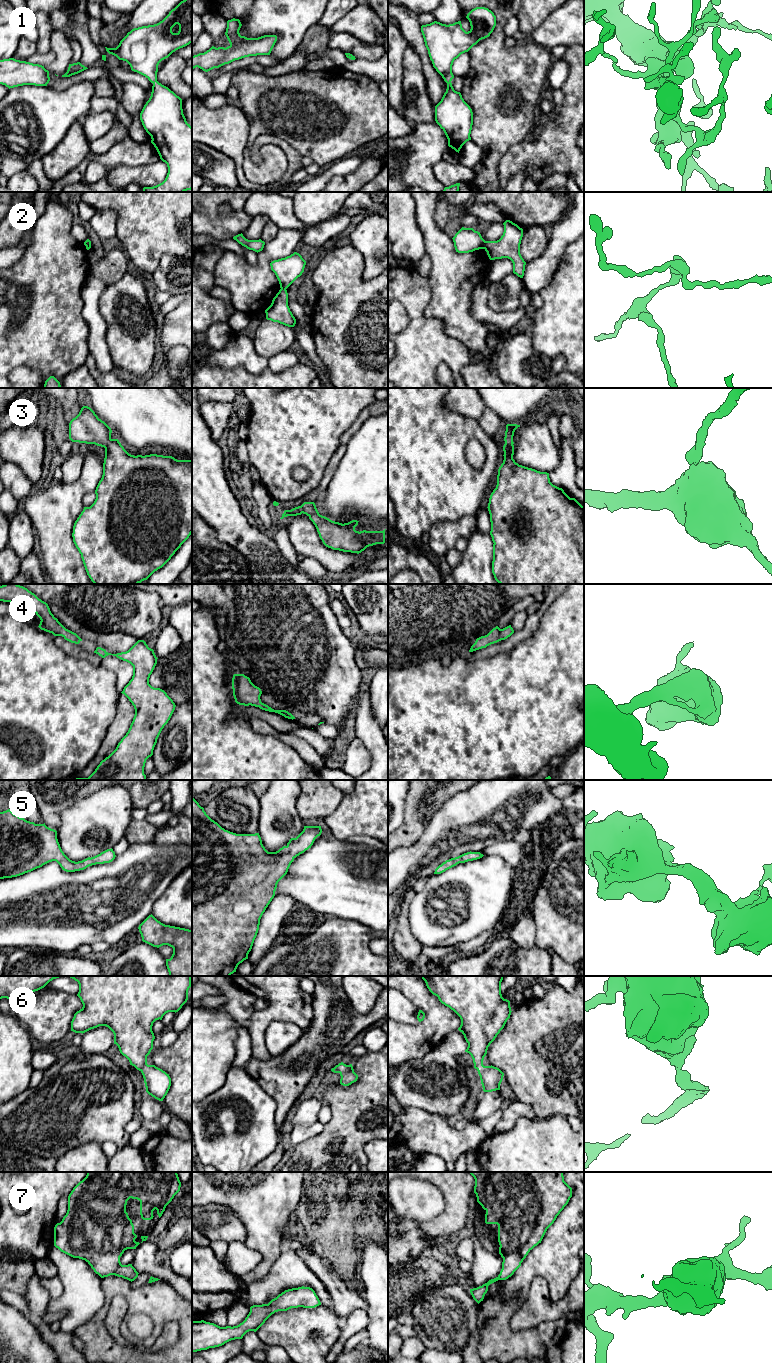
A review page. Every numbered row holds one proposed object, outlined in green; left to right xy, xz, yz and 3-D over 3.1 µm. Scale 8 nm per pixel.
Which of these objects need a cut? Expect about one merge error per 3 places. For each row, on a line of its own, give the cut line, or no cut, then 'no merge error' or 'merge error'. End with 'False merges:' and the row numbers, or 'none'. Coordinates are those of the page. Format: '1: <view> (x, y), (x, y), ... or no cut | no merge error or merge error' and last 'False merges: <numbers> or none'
1: no cut | no merge error
2: yz (486, 241), (483, 248) | merge error
3: no cut | no merge error
4: no cut | no merge error
5: no cut | no merge error
6: no cut | no merge error
7: no cut | no merge error
False merges: 2

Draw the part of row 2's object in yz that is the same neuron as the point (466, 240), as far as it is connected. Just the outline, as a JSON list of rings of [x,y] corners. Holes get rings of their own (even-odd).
[[[462,227],[452,239],[458,253],[469,253],[484,249],[486,243],[480,232],[475,231],[473,228]]]

